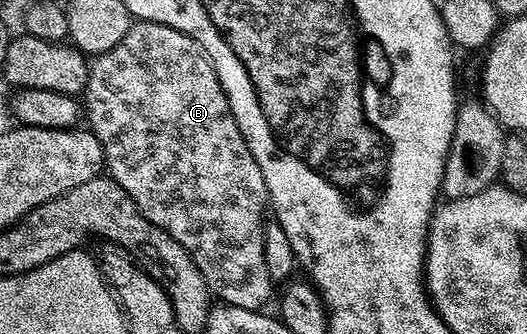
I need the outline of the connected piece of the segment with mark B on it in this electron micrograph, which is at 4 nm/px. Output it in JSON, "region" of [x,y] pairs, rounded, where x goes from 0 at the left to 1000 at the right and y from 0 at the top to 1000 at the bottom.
{"region":[[[279,63],[252,66],[239,111],[231,111],[231,123],[216,147],[209,147],[197,165],[184,165],[173,180],[167,207],[165,284],[163,368],[167,356],[165,377],[186,410],[186,422],[194,422],[197,485],[209,533],[224,554],[231,554],[231,566],[239,566],[239,578],[250,593],[254,614],[262,614],[262,626],[273,641],[277,662],[315,686],[315,698],[323,698],[323,710],[330,710],[330,722],[338,722],[338,734],[345,734],[345,746],[353,746],[353,757],[361,757],[361,769],[368,781],[368,793],[376,793],[383,829],[391,829],[397,871],[417,907],[435,907],[452,925],[495,928],[503,916],[499,907],[514,889],[516,868],[520,868],[512,817],[505,817],[505,757],[501,754],[501,671],[505,665],[501,632],[505,644],[512,620],[505,542],[497,530],[497,506],[490,494],[490,482],[482,482],[482,470],[452,386],[452,362],[444,362],[440,329],[429,302],[429,278],[410,228],[410,210],[380,138],[361,111],[353,111],[353,99],[338,99],[338,87],[323,87],[323,75]]]}

